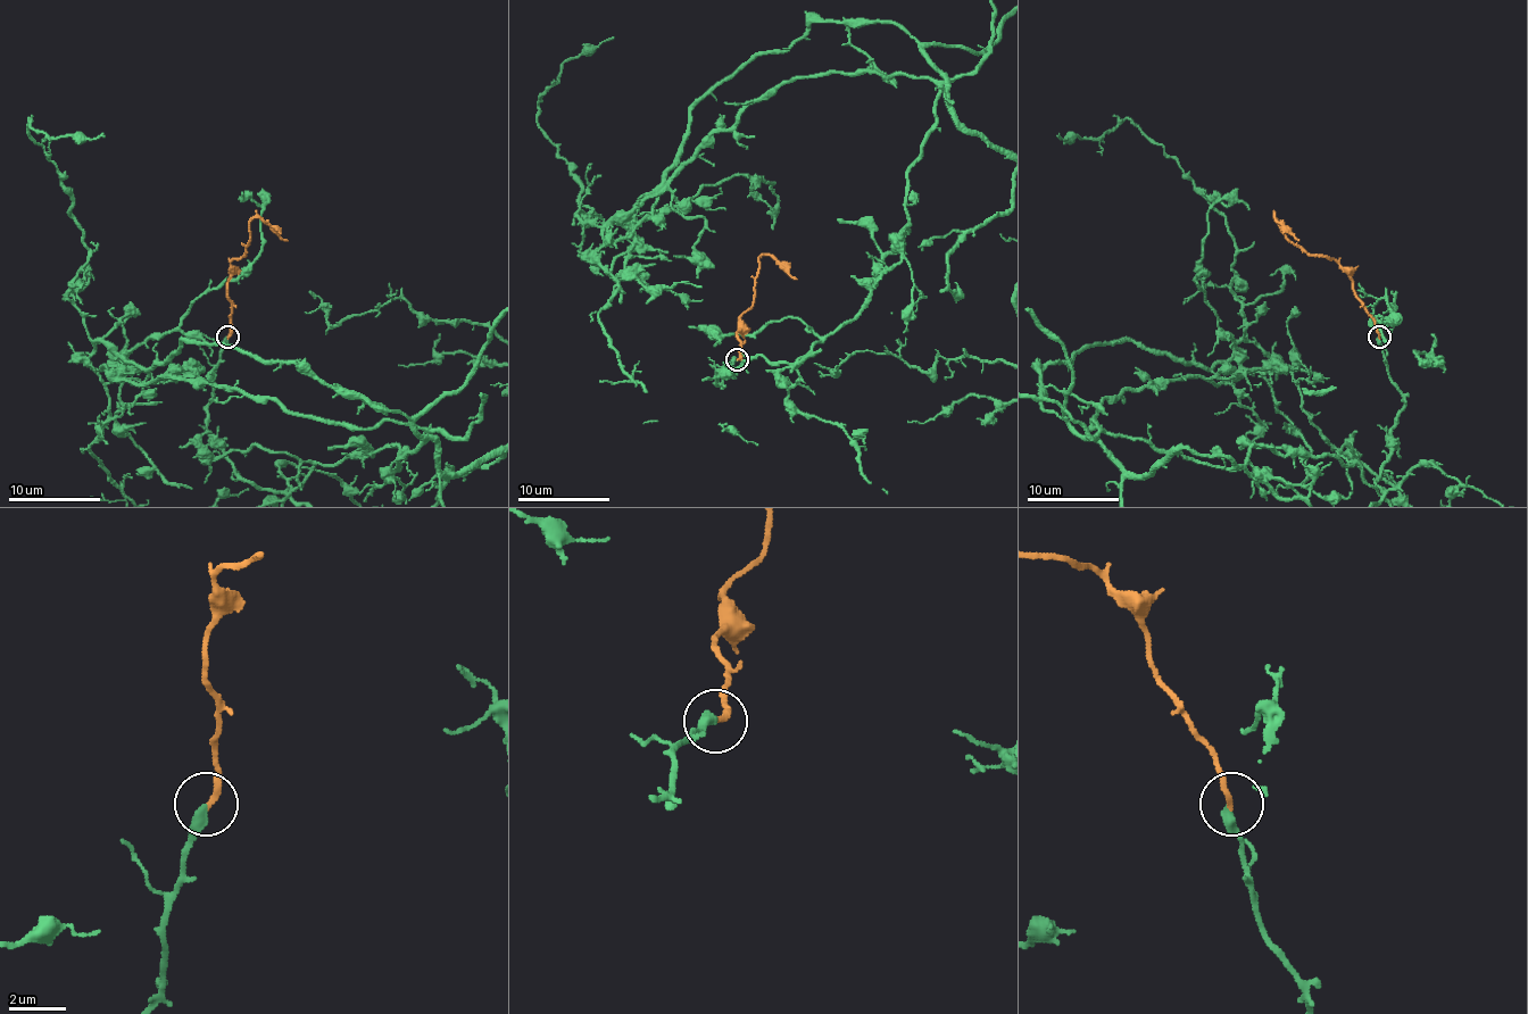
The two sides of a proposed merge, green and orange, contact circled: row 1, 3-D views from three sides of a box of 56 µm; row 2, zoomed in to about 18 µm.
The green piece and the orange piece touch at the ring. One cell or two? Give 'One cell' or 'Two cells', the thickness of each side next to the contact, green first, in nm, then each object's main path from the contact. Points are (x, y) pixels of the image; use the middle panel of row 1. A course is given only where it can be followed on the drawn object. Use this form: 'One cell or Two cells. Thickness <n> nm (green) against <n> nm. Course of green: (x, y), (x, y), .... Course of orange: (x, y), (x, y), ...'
One cell. Thickness 360 nm (green) against 200 nm. Course of green: (737, 360), (720, 383), (858, 312), (903, 247), (939, 88), (791, 76), (598, 226), (538, 99), (614, 38). Course of orange: (737, 360), (739, 318), (753, 305), (760, 259), (771, 254), (796, 280)

